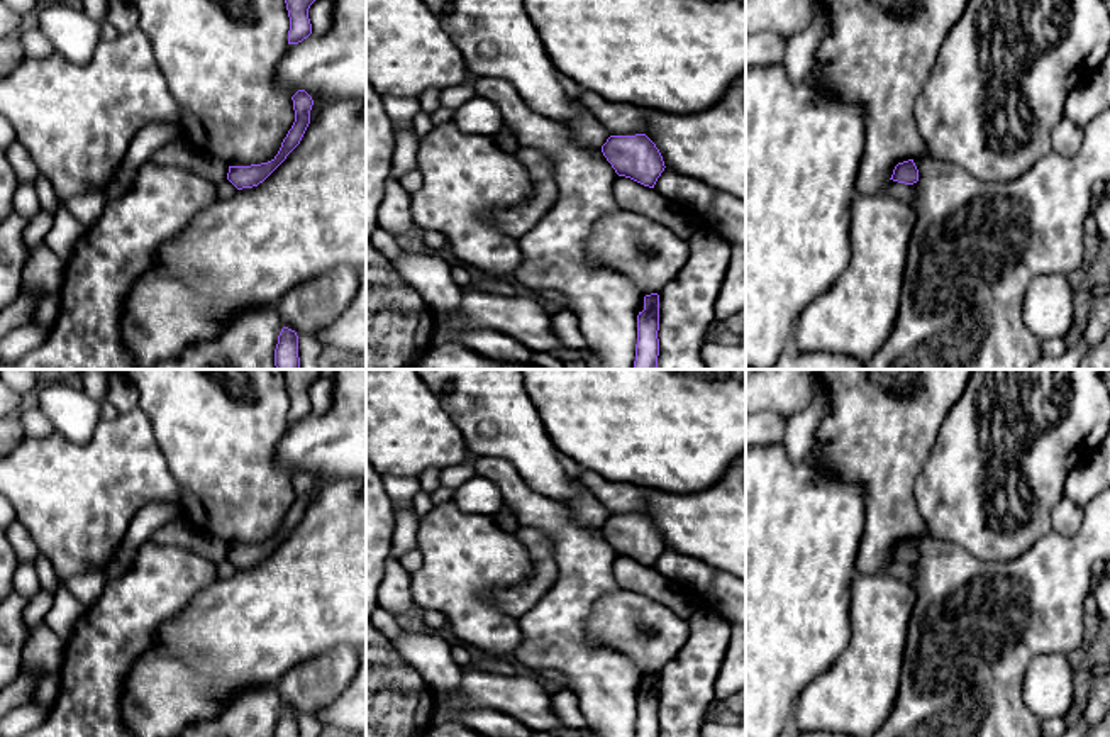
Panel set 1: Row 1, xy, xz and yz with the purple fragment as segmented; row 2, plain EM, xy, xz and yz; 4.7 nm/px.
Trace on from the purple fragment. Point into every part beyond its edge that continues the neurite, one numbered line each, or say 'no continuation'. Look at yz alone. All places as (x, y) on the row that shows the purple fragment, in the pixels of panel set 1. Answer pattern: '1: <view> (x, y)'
no continuation

